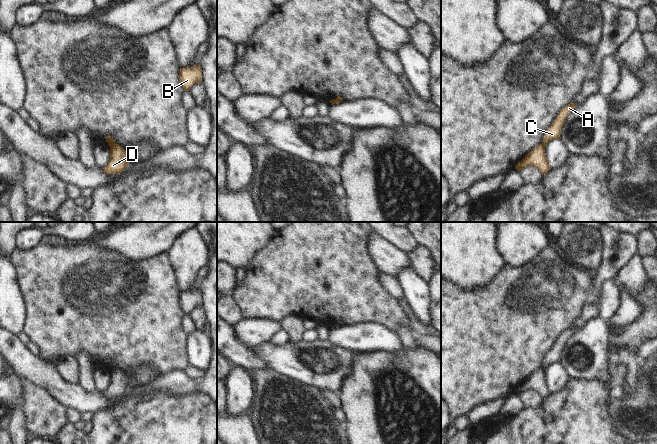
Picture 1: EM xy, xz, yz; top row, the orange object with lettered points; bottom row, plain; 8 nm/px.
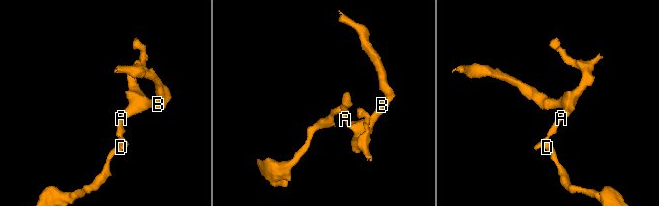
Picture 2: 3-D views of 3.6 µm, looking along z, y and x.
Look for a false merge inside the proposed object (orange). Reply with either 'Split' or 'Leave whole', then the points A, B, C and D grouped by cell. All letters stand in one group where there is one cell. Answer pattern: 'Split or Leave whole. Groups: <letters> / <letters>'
Split. Groups: A B C / D.

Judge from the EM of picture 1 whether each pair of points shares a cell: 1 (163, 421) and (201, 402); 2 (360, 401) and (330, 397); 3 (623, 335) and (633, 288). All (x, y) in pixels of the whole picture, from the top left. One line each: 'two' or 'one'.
1: one
2: two
3: two

